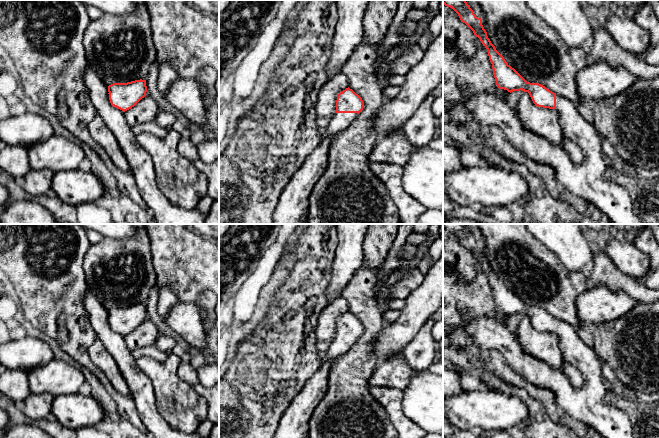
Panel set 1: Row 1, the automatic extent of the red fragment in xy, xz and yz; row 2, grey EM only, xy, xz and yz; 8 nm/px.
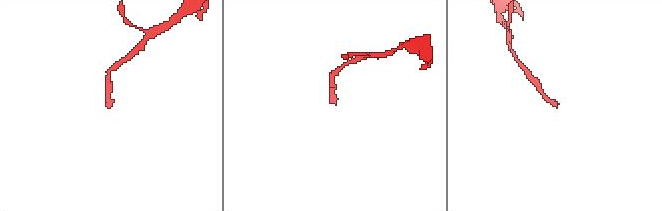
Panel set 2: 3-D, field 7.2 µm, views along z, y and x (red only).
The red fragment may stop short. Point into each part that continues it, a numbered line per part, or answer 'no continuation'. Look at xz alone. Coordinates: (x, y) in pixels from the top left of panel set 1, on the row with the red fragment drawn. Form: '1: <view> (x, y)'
1: xz (340, 122)

